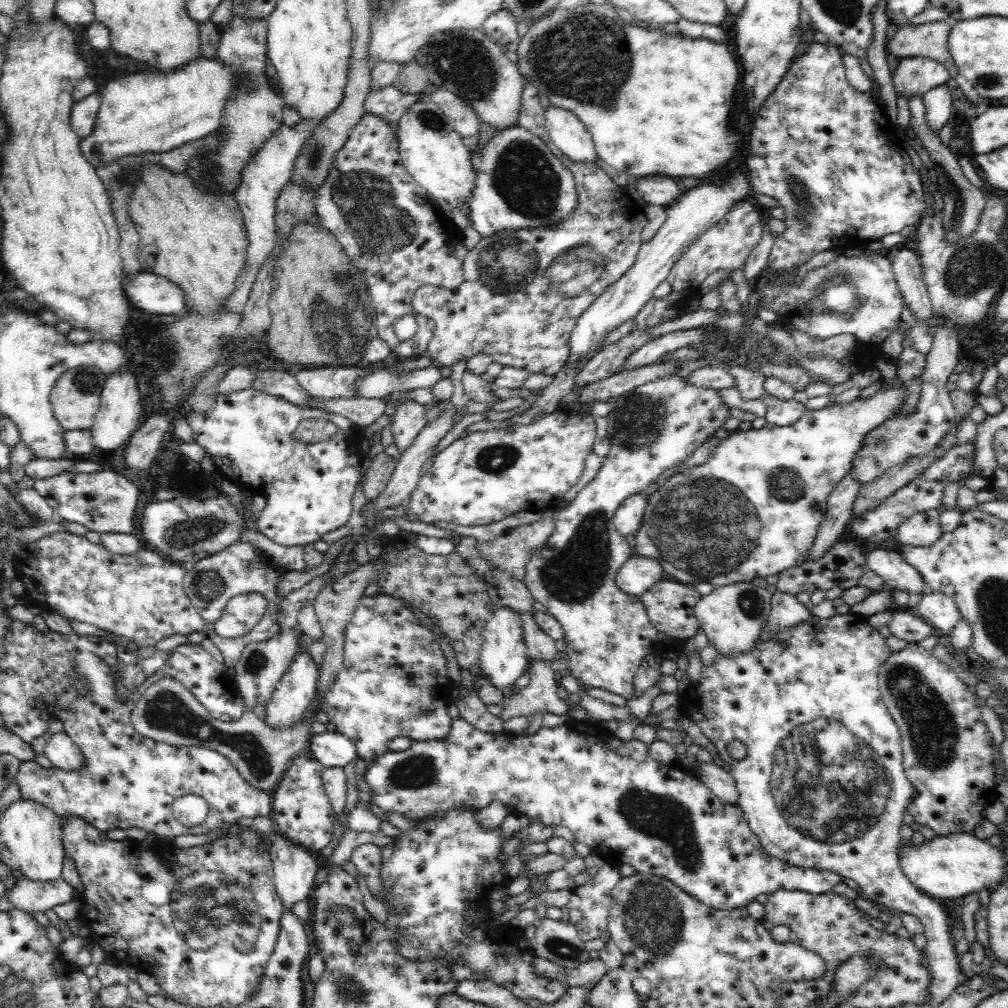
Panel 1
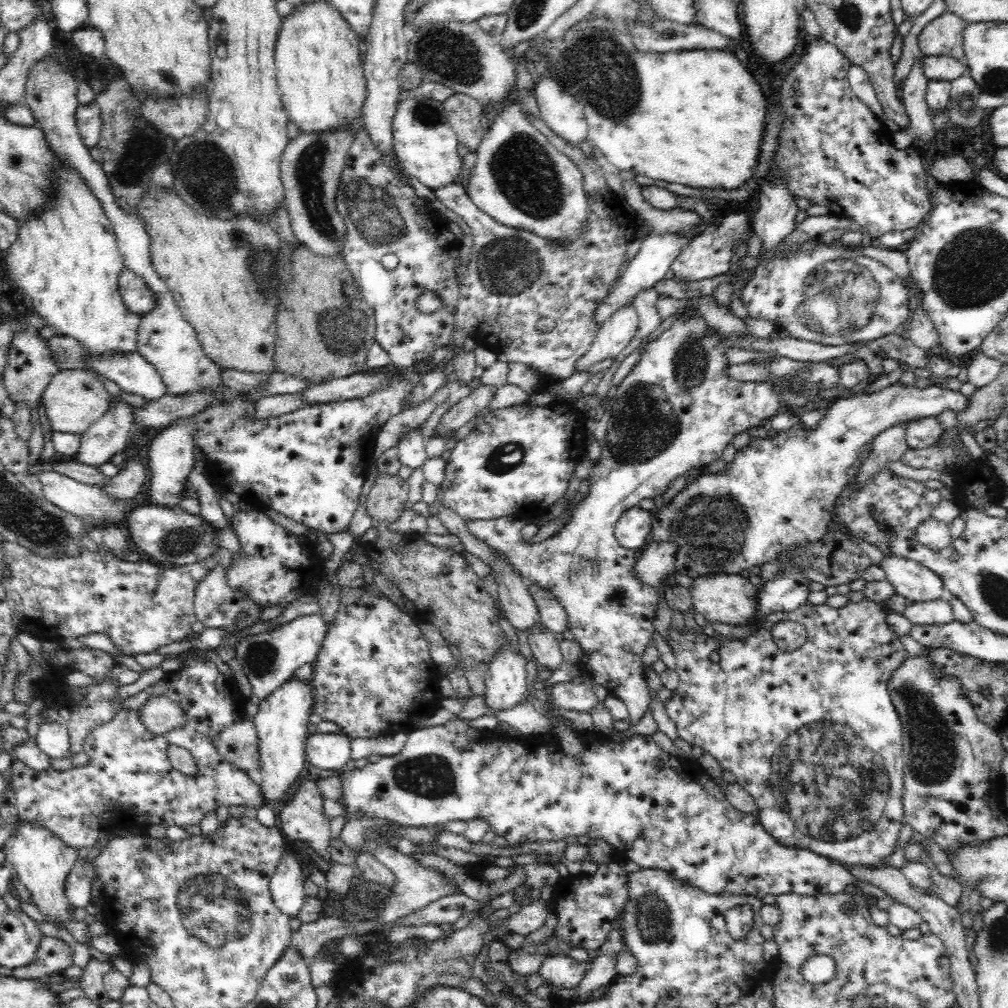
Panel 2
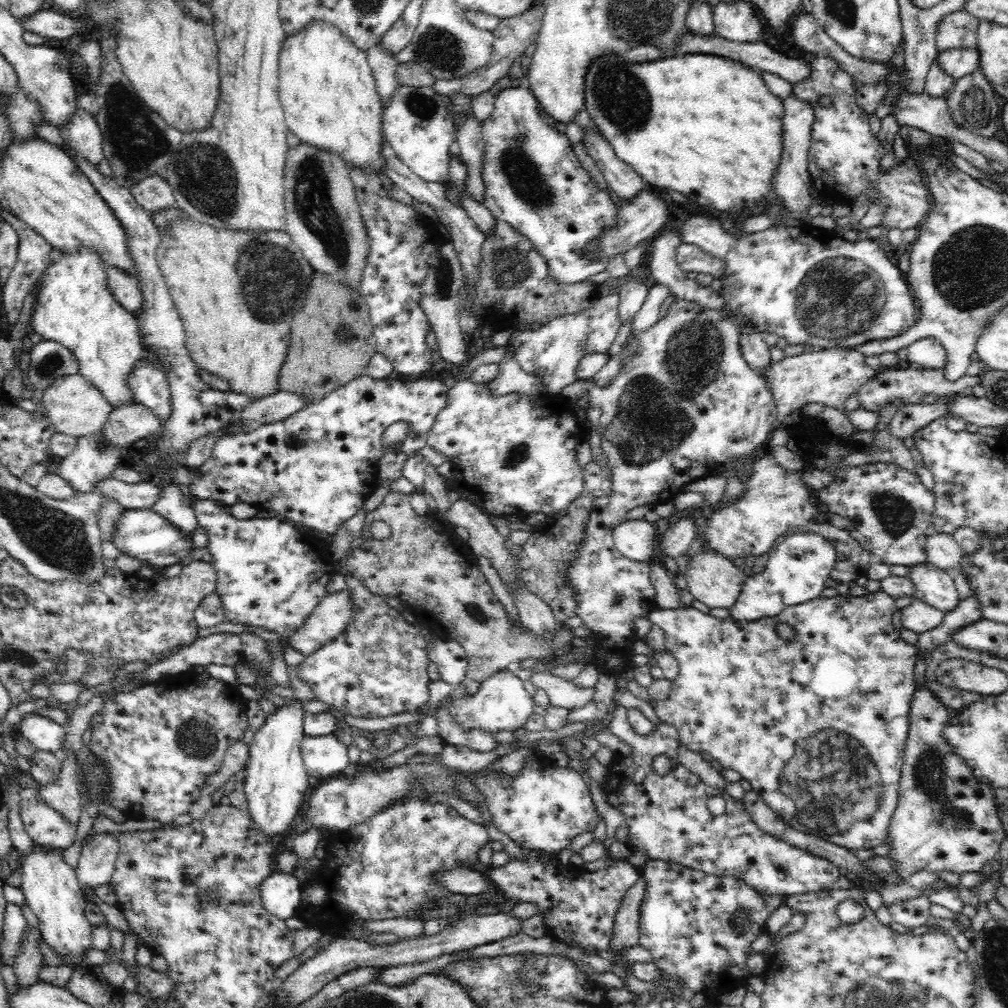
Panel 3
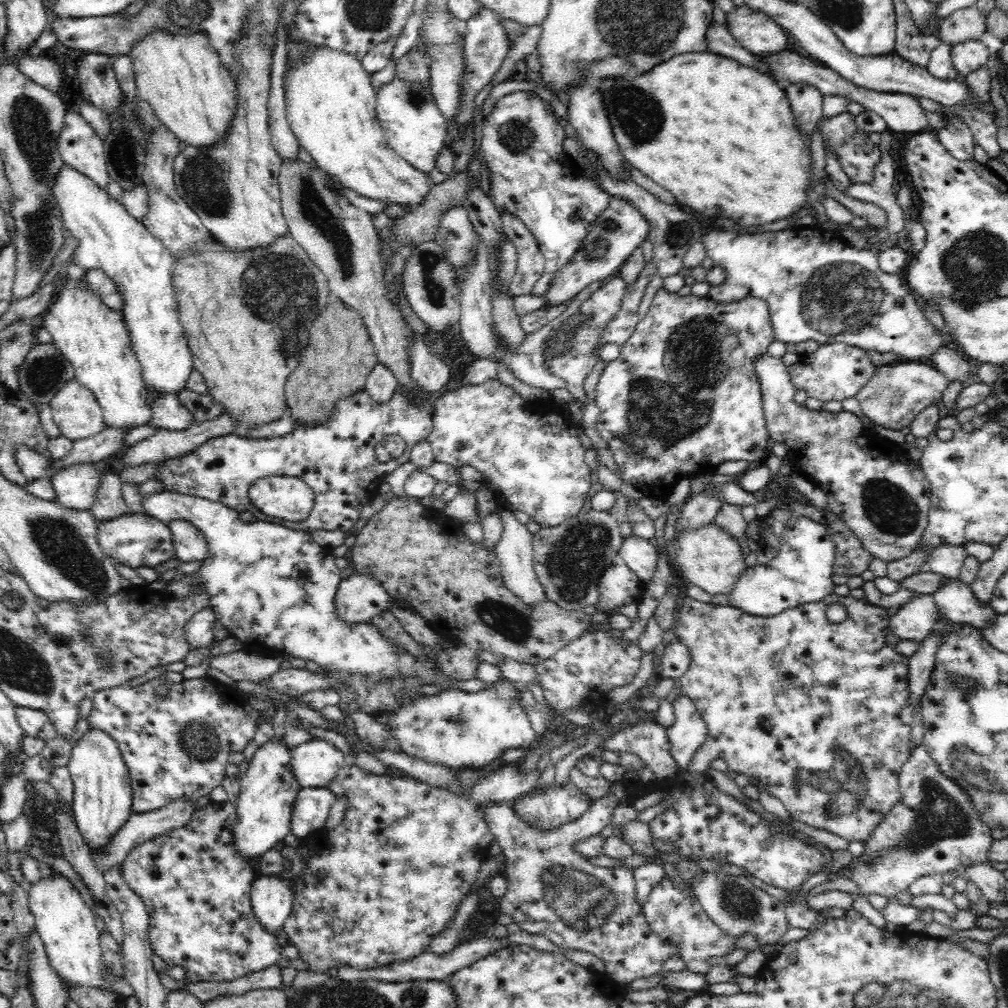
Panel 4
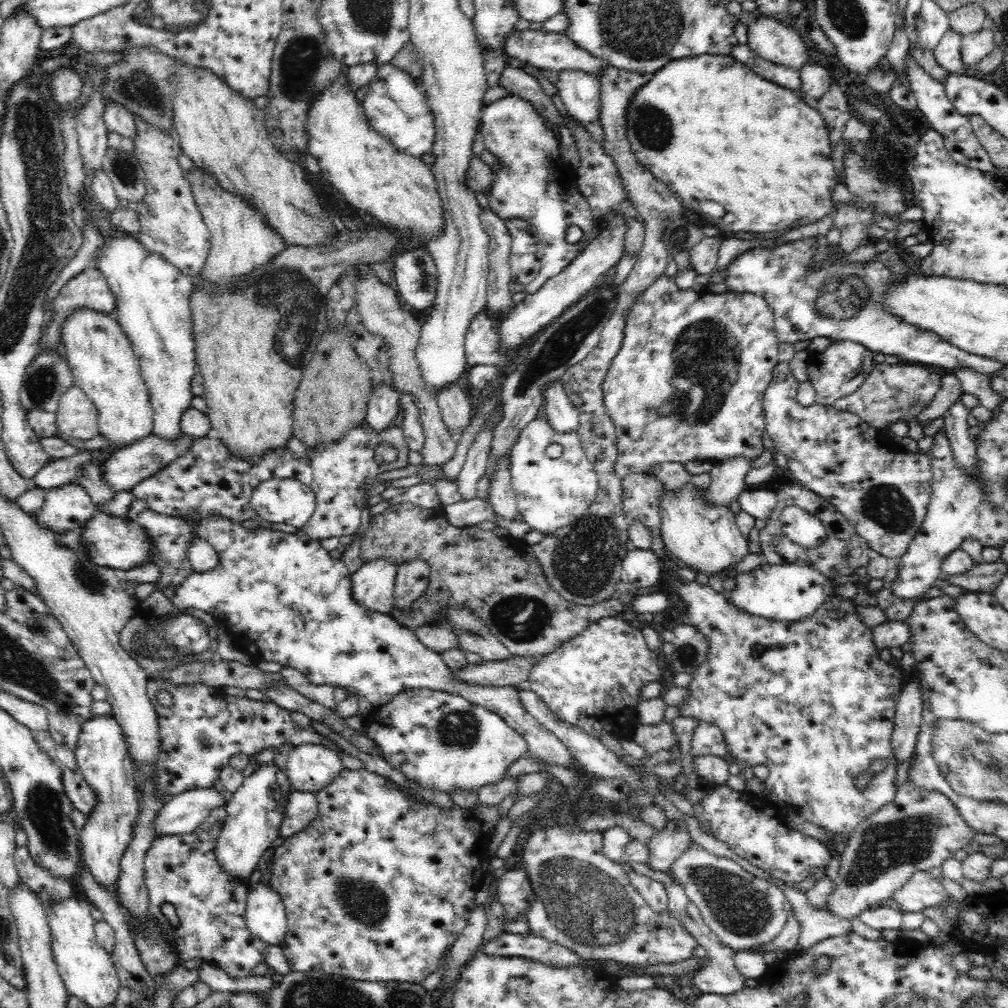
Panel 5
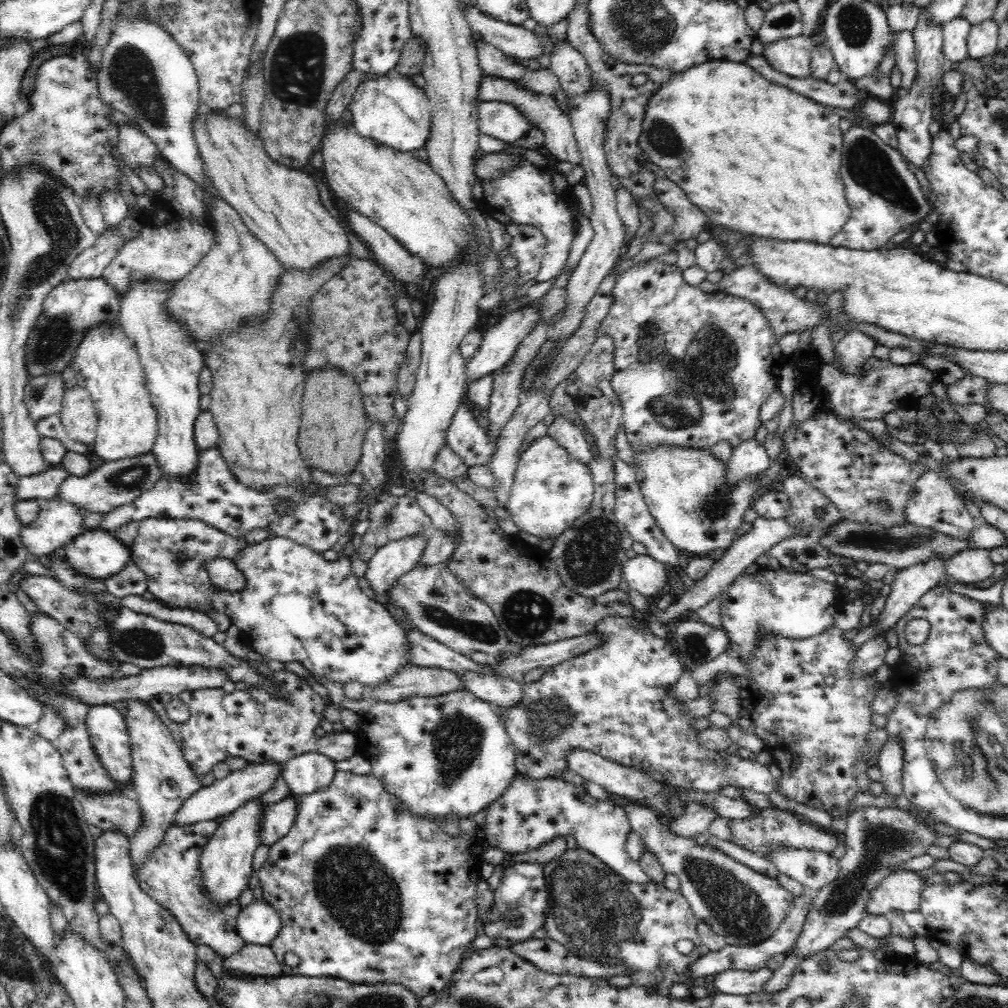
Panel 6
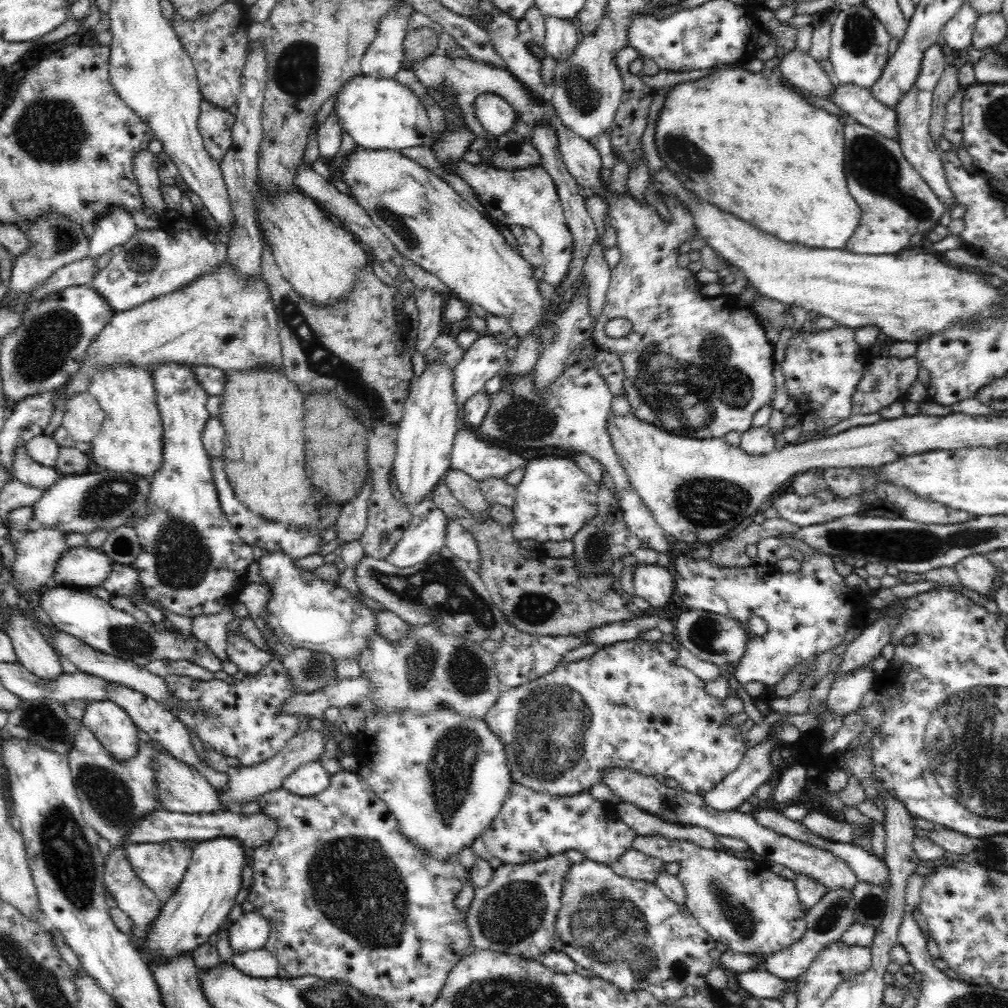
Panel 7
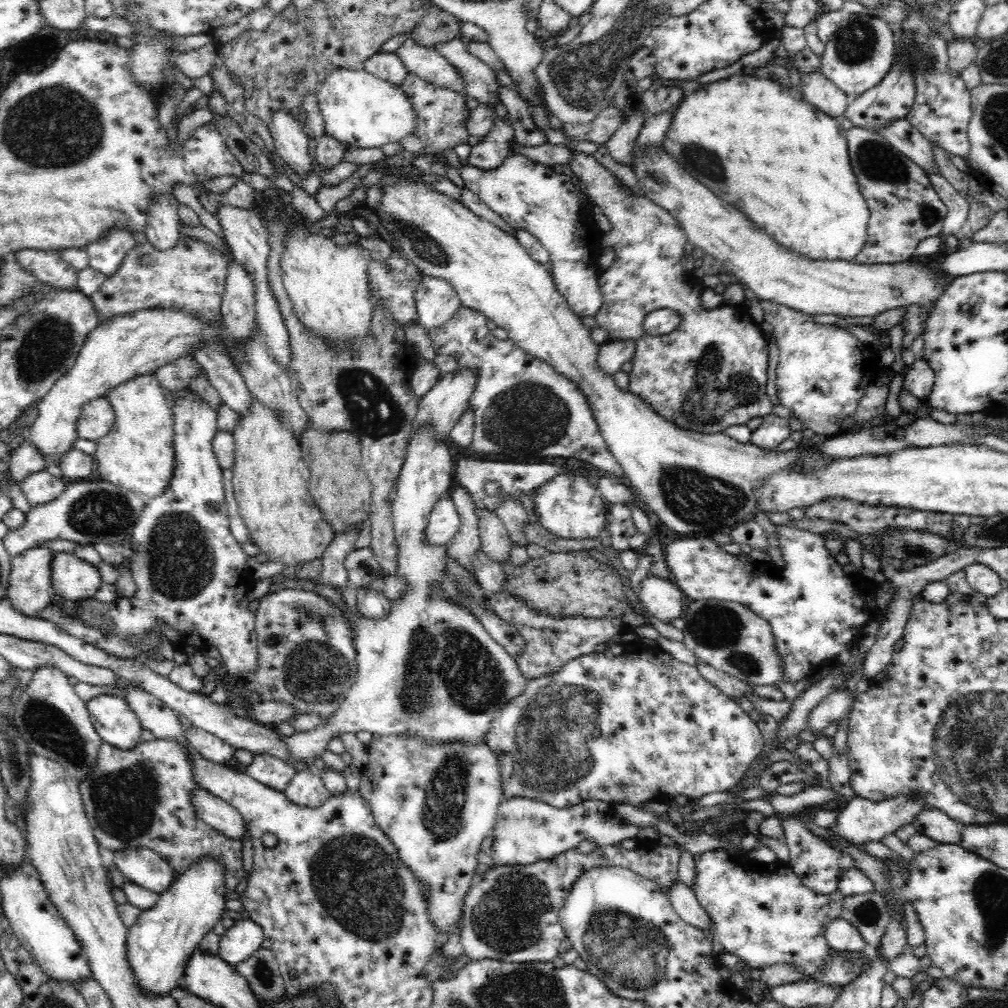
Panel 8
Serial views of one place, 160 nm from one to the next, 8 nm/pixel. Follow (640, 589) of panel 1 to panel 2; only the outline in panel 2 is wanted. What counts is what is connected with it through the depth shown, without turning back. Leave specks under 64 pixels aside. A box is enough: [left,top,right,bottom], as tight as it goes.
[632,542,676,589]

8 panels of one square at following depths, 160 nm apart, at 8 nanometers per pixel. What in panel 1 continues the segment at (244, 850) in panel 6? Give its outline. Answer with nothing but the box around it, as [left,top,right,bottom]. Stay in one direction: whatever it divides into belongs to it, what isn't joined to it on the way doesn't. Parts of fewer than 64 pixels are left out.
[265,633,319,728]

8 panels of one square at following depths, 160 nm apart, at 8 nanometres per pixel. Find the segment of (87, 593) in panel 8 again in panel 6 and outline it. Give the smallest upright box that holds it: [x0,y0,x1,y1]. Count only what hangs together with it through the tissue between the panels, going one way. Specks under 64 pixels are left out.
[63,526,132,579]

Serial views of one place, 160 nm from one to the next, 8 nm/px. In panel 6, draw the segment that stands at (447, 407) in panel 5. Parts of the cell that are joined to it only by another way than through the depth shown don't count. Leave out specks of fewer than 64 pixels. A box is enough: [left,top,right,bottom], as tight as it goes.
[445,398,496,467]

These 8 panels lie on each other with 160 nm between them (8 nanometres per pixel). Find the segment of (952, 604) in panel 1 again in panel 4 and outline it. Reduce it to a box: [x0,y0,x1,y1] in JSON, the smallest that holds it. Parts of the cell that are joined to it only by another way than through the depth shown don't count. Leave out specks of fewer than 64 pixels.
[889,595,939,642]

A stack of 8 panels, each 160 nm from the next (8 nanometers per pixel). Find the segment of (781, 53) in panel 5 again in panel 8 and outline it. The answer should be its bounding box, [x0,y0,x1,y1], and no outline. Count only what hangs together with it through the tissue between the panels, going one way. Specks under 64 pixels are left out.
[798,70,848,119]

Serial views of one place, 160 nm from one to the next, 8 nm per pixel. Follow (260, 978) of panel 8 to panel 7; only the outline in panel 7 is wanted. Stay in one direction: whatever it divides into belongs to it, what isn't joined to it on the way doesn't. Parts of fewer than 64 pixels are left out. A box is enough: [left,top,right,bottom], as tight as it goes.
[230,947,278,978]

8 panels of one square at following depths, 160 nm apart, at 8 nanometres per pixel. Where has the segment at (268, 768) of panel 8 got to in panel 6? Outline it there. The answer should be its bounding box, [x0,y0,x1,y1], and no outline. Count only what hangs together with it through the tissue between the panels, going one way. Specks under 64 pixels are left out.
[148,670,357,779]

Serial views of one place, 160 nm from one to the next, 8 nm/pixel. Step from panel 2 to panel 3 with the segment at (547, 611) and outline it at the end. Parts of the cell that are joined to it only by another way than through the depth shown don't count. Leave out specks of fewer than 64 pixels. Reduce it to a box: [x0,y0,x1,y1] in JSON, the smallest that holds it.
[516,458,610,624]

